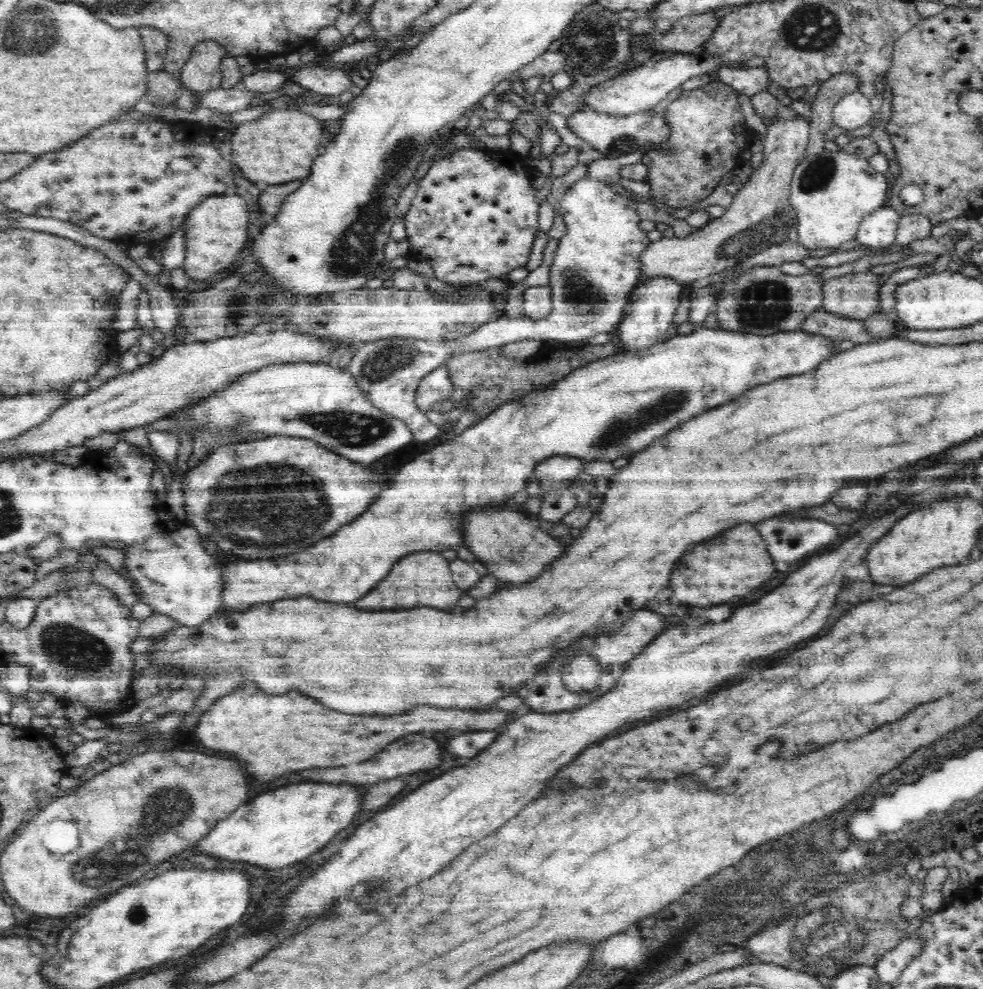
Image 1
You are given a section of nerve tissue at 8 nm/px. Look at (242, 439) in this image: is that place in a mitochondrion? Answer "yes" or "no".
no

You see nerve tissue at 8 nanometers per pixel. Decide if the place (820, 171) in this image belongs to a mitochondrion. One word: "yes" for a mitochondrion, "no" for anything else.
yes

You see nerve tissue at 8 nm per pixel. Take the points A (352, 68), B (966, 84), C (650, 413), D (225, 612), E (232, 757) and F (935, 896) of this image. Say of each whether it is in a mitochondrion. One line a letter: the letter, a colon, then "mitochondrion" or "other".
A: other
B: other
C: mitochondrion
D: other
E: other
F: other

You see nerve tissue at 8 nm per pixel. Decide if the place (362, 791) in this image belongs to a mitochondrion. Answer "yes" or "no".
no

